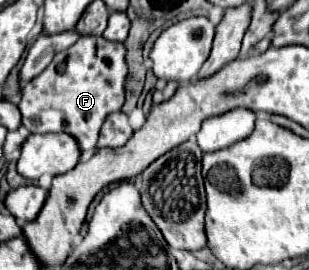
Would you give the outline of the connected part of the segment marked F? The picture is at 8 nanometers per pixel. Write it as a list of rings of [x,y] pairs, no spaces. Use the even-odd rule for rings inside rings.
[[[88,36],[88,38],[78,38],[74,46],[68,50],[62,50],[54,56],[50,66],[30,80],[22,88],[22,100],[18,104],[22,112],[22,124],[32,132],[32,134],[48,134],[48,132],[66,132],[78,140],[78,146],[82,152],[96,148],[98,132],[112,112],[118,112],[124,104],[124,82],[126,82],[128,66],[126,66],[126,50],[124,44],[108,42],[102,36]]]

